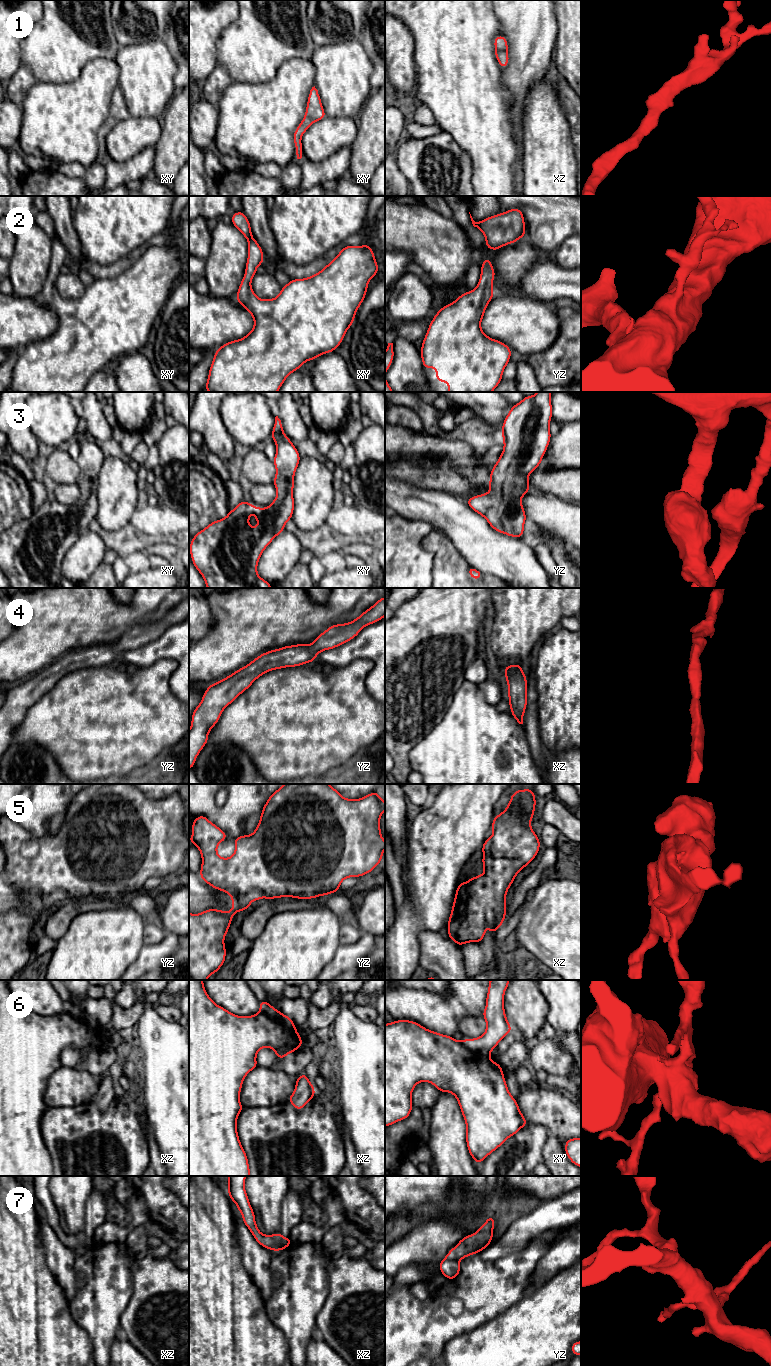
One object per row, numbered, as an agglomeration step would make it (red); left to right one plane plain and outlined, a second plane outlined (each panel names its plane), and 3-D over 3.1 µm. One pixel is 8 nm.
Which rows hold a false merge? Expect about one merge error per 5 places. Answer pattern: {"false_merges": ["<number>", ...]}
{"false_merges": ["6", "7"]}

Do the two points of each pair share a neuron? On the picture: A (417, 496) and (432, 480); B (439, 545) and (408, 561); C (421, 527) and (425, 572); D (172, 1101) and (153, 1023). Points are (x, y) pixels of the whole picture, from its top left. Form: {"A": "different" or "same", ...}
{"A": "different", "B": "different", "C": "same", "D": "same"}

